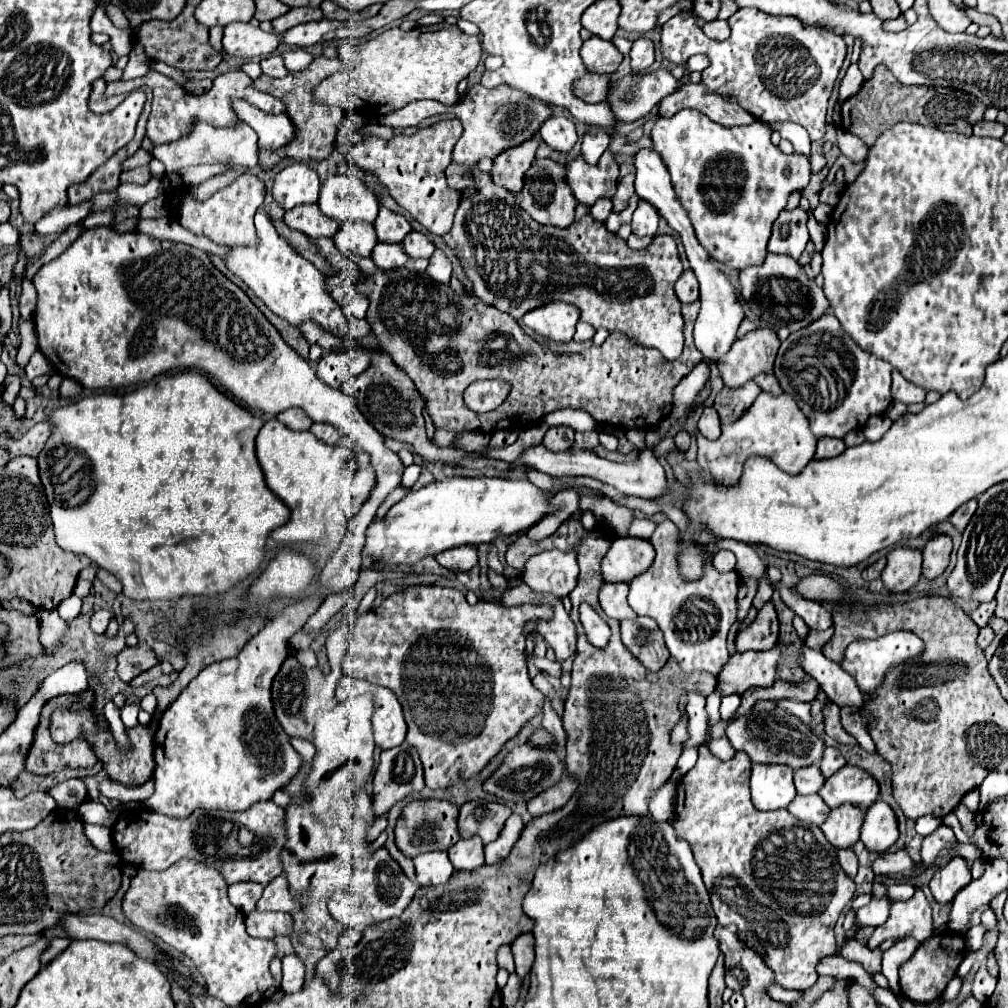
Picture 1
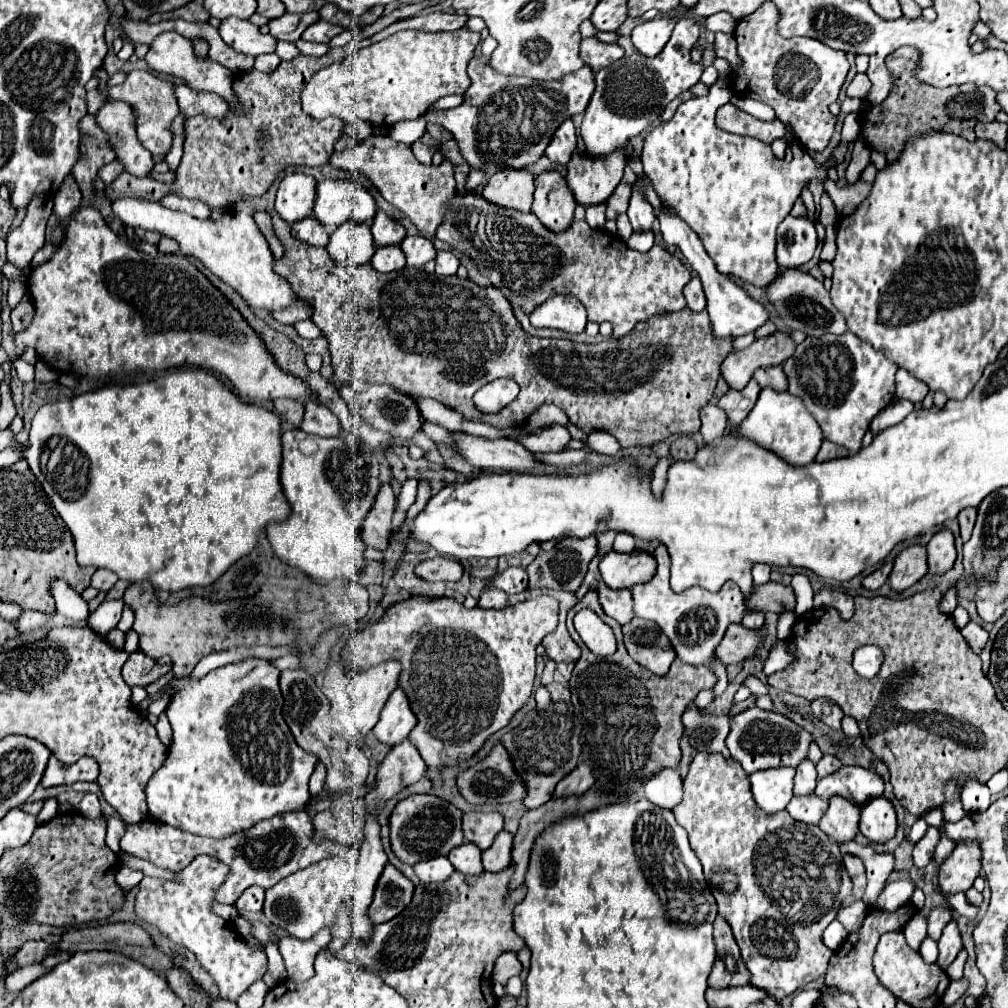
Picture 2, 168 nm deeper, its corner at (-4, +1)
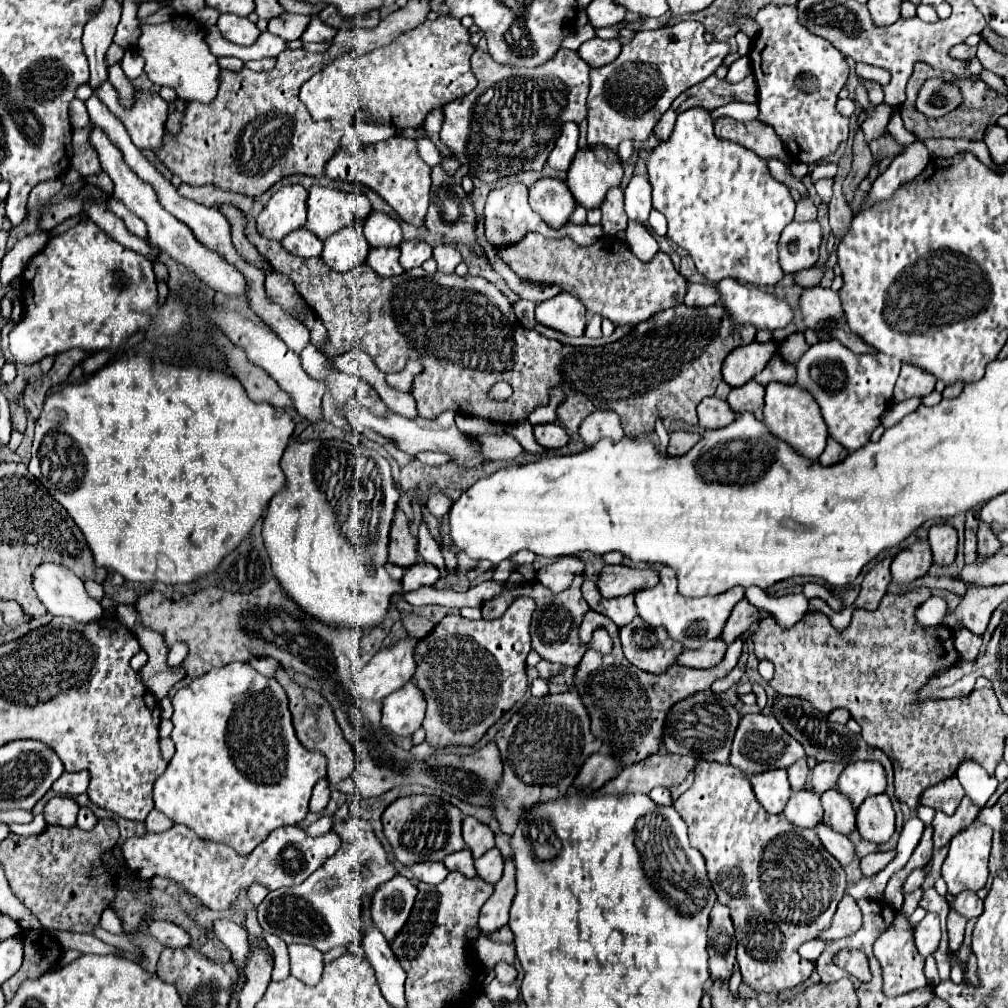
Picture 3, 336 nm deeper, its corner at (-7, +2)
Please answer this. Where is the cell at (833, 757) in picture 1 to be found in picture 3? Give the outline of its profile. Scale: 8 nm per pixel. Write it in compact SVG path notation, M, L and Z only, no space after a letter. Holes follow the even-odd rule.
M817 763L811 771L811 785L817 793L833 789L843 771L843 763Z

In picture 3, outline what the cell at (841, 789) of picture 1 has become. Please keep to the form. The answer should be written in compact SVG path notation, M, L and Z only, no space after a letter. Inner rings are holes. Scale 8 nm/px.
M875 761L849 763L837 783L837 789L859 807L867 797L885 793L885 771Z

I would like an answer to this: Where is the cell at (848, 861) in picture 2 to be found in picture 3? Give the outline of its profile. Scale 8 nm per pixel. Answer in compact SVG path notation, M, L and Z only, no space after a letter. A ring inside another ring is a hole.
M877 851L863 857L863 859L861 859L863 877L871 877L871 875L875 875L877 871L882 871L893 857L895 857L895 851Z

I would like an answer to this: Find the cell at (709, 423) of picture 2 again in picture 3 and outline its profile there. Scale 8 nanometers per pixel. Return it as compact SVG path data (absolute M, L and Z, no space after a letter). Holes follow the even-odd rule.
M717 397L703 399L697 407L697 413L701 429L721 429L735 421L735 413L731 411L731 407Z

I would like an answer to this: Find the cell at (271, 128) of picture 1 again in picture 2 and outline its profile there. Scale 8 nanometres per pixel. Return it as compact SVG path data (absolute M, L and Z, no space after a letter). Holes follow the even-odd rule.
M162 32L160 36L156 36L150 44L150 50L146 54L146 64L150 70L158 72L158 74L168 74L168 76L174 76L174 78L180 78L184 80L184 84L188 88L192 88L192 92L214 92L218 94L220 98L224 98L226 102L234 102L236 98L232 96L232 72L224 66L220 66L218 62L210 60L210 58L204 58L200 60L196 54L194 54L194 48L192 48L192 40L180 36L178 32Z

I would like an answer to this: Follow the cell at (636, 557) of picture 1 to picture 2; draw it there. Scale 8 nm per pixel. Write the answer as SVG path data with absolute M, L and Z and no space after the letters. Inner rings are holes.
M608 552L600 562L600 574L608 588L622 590L632 588L636 584L650 582L656 574L656 560L646 552Z

